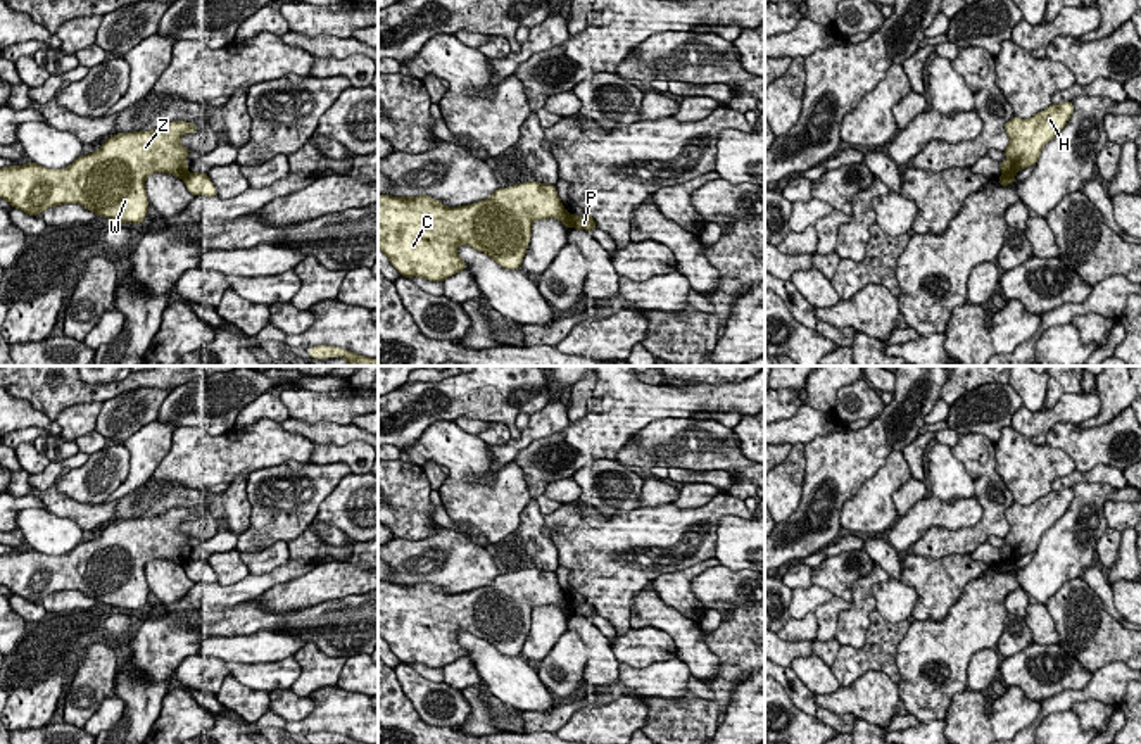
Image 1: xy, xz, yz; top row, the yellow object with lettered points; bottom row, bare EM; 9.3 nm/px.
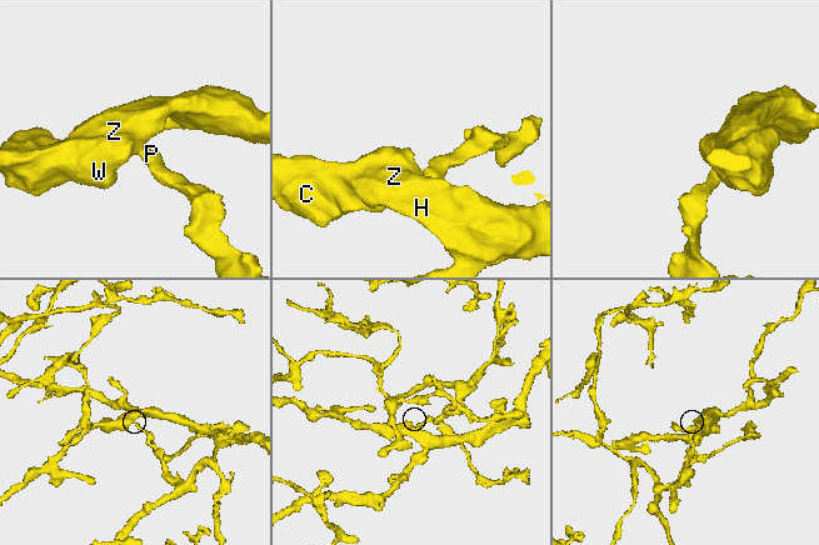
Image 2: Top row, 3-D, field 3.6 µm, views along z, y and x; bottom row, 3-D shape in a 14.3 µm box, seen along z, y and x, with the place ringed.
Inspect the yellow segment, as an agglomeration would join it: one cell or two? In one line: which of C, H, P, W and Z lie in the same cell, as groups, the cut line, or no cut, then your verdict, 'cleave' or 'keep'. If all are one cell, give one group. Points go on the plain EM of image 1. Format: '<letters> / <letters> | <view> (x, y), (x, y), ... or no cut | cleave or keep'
C H W Z / P | xz (570, 601), (573, 613) | cleave

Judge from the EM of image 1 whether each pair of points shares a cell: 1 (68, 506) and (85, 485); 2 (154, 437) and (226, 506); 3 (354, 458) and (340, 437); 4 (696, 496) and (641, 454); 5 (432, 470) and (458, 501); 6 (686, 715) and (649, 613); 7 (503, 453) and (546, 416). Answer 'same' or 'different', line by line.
1: different
2: different
3: different
4: different
5: different
6: different
7: same

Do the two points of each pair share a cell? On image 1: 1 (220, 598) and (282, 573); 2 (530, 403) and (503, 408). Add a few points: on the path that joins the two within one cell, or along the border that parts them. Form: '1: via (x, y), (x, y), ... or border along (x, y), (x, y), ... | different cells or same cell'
1: via (235, 594), (266, 580) | same cell
2: via (523, 399), (510, 403) | same cell

